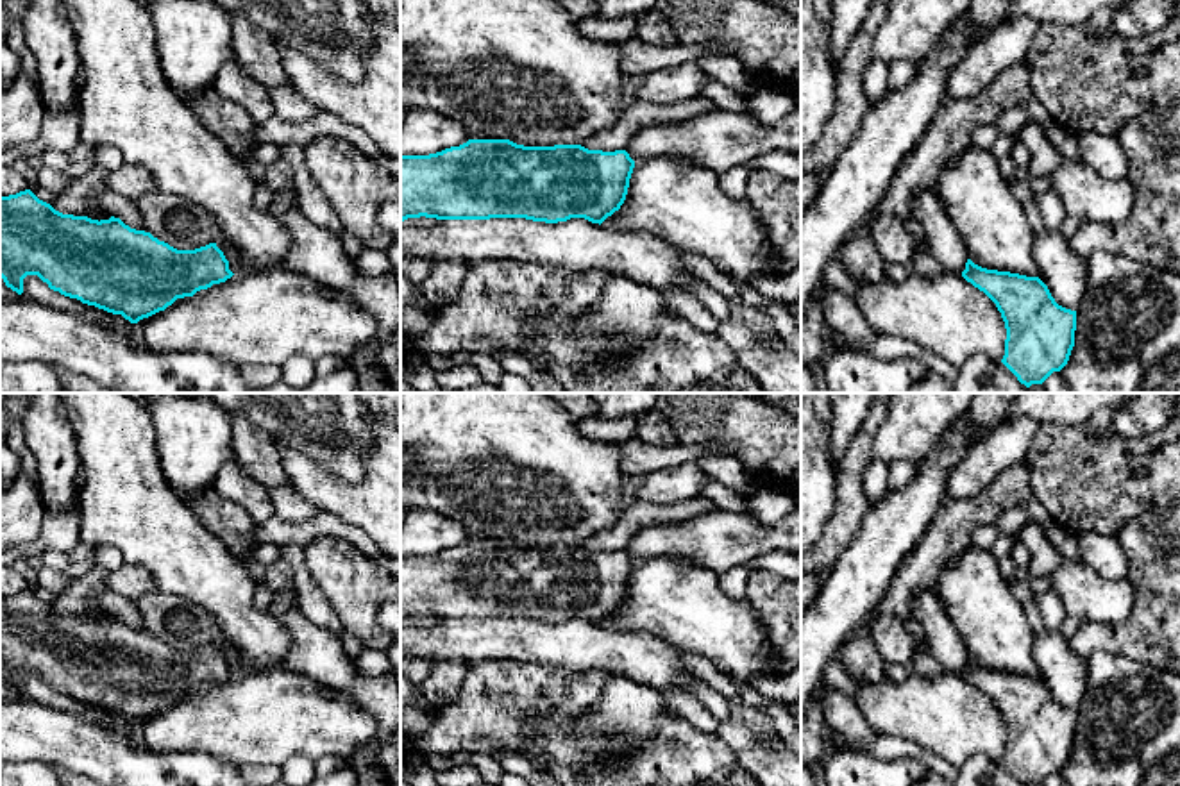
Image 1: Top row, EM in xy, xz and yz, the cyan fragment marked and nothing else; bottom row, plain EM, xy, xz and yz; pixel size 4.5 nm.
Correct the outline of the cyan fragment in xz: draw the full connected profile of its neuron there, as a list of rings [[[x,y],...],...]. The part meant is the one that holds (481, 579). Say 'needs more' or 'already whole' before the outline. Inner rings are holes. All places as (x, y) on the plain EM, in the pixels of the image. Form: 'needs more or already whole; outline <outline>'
already whole; outline [[[468,539],[429,556],[400,556],[400,623],[408,618],[526,618],[603,623],[626,600],[635,561],[626,550],[524,547]]]

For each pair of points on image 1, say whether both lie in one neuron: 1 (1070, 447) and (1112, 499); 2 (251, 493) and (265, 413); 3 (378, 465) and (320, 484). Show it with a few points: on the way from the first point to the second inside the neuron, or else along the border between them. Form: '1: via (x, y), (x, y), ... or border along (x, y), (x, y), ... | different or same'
1: via (1073, 459), (1100, 486) | same
2: border along (229, 413), (240, 413), (272, 436) | different
3: via (369, 481), (362, 488), (337, 488) | same

